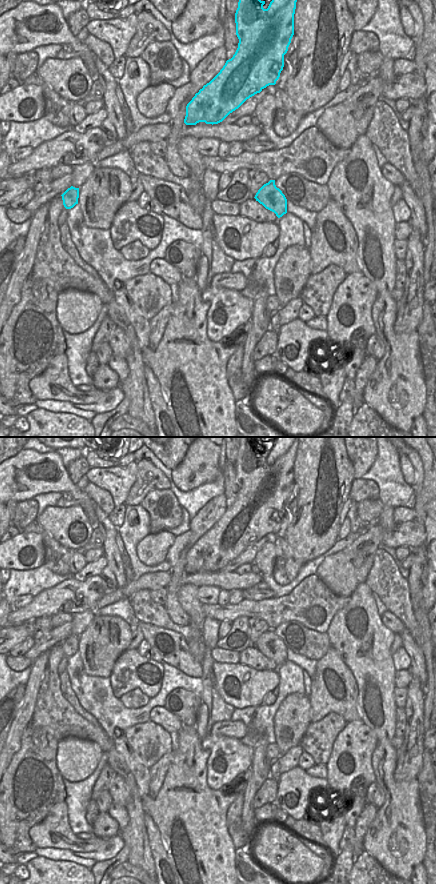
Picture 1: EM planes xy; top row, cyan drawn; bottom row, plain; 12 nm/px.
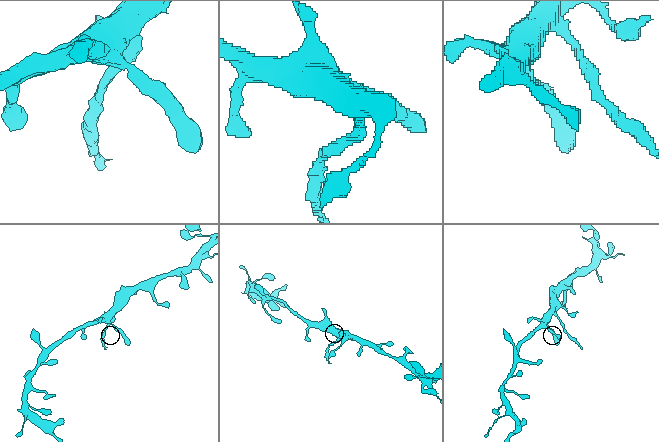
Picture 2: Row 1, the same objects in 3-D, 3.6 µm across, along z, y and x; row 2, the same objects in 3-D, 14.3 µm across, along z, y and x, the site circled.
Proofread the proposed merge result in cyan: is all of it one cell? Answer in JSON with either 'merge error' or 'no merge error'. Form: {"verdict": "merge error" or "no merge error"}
{"verdict": "no merge error"}

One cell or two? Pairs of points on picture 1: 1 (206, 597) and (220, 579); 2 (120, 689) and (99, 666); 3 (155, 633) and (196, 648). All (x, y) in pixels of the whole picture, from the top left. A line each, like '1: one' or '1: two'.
1: two
2: two
3: two

